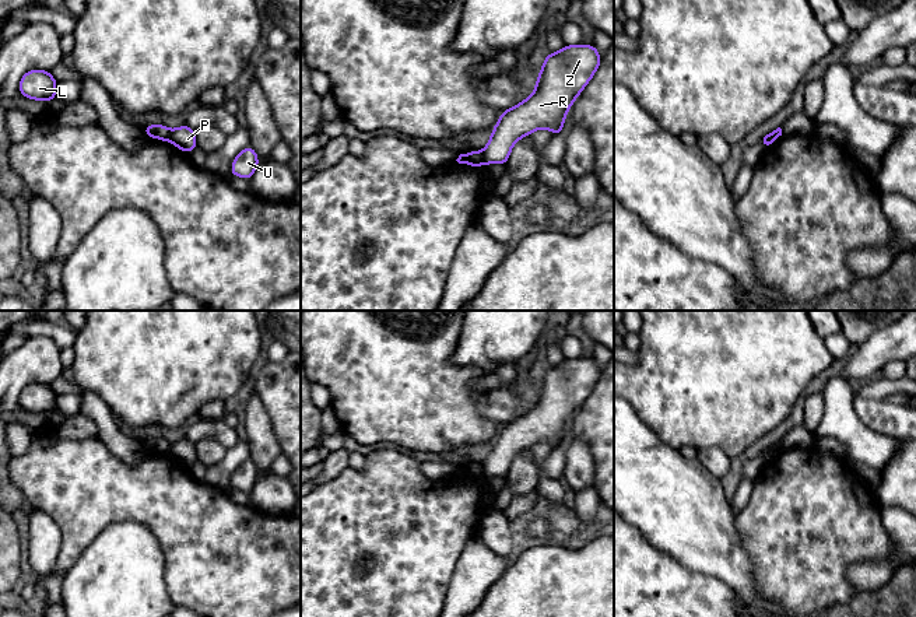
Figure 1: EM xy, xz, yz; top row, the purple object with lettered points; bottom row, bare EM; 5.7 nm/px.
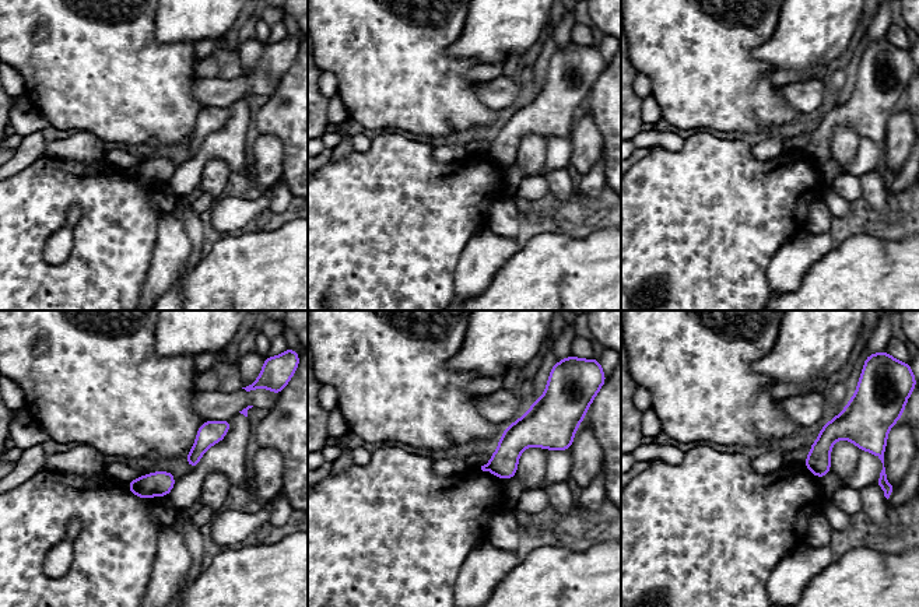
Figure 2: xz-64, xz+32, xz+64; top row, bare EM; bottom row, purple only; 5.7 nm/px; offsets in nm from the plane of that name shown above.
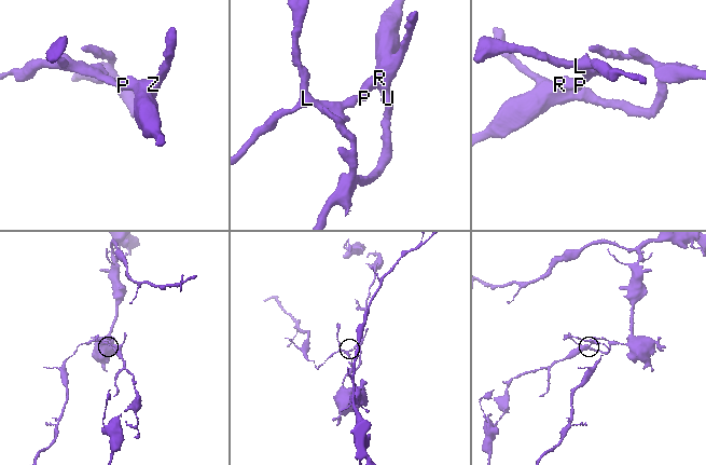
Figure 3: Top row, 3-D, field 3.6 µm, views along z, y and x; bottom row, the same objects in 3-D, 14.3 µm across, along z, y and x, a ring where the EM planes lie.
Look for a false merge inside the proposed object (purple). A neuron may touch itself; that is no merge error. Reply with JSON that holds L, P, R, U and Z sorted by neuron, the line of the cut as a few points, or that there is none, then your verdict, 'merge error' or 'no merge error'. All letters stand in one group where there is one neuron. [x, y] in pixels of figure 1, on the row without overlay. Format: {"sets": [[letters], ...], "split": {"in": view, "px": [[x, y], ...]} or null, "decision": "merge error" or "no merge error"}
{"sets": [["L"], ["P", "R", "U", "Z"]], "split": {"in": "xz", "px": [[481, 466], [487, 476]]}, "decision": "merge error"}

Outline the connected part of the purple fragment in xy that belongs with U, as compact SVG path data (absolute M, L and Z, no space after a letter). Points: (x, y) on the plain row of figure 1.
M252 459L245 460L232 474L231 490L241 490L250 494L259 478L259 470Z

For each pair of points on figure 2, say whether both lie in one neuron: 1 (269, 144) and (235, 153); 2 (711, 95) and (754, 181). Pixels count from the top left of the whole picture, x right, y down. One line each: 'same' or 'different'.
1: different
2: different

